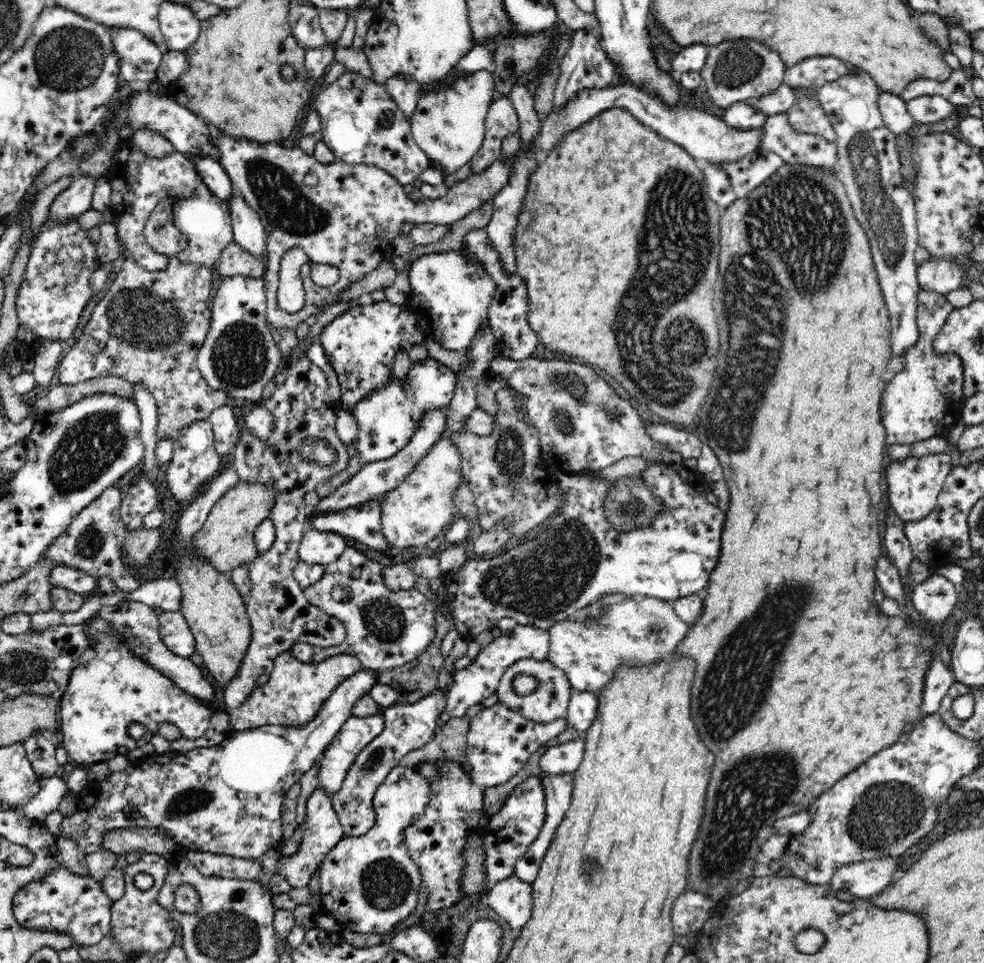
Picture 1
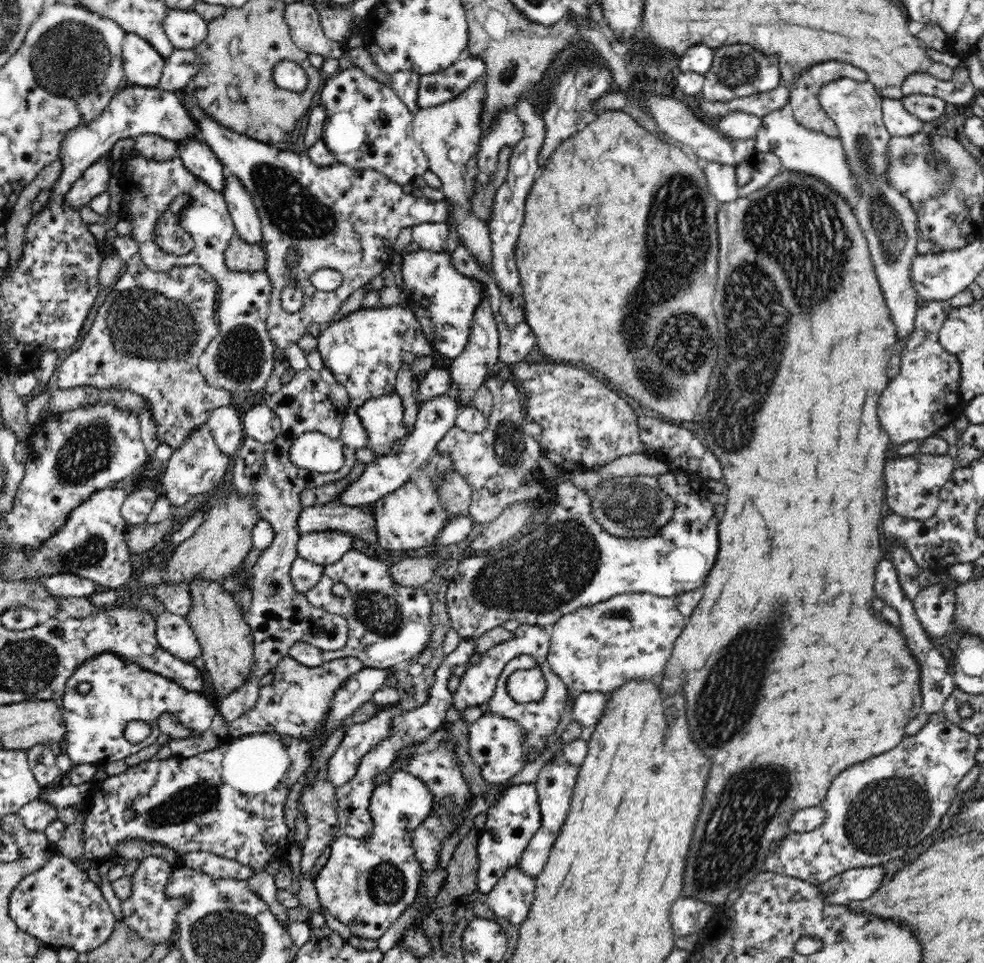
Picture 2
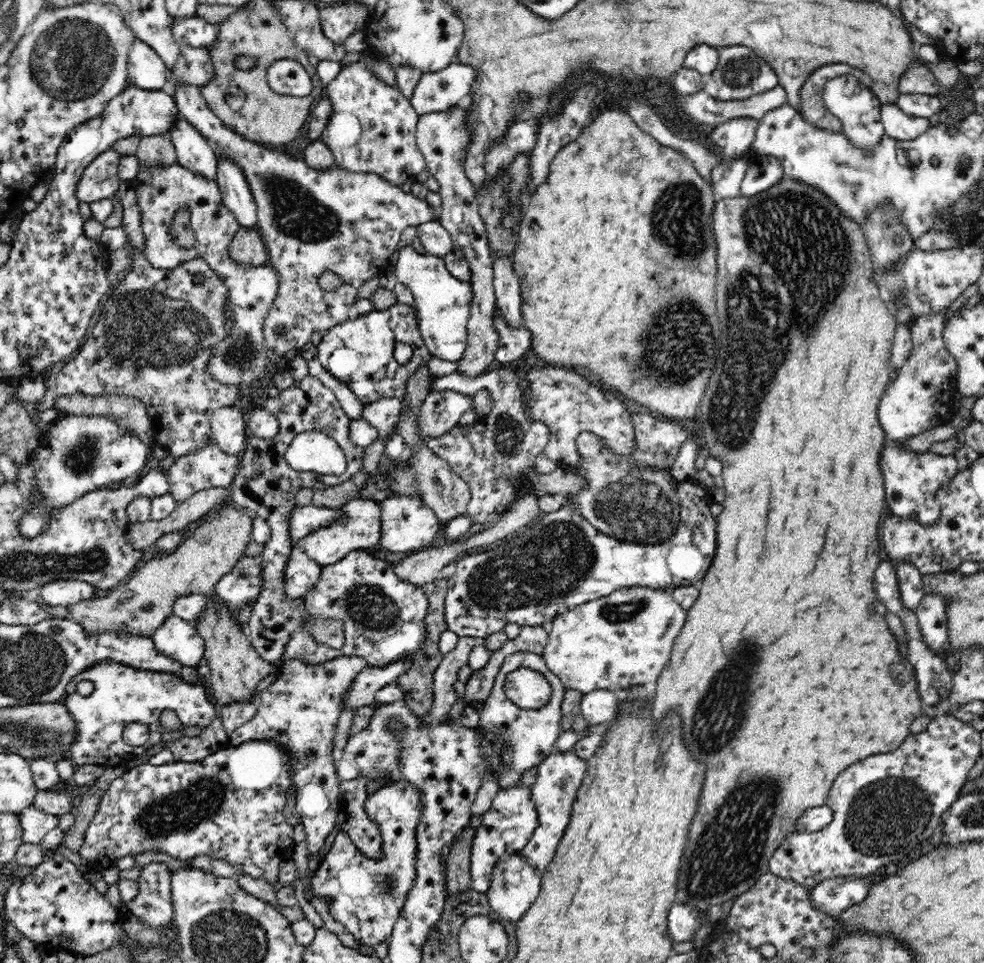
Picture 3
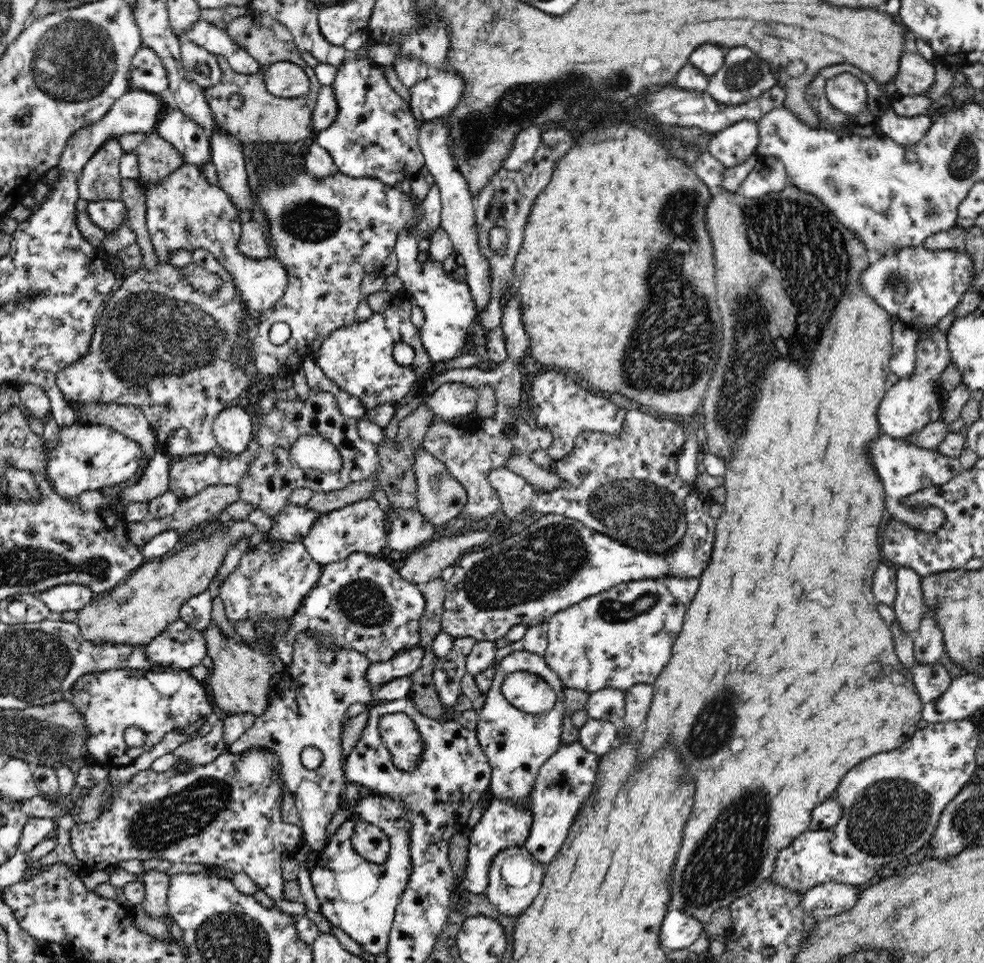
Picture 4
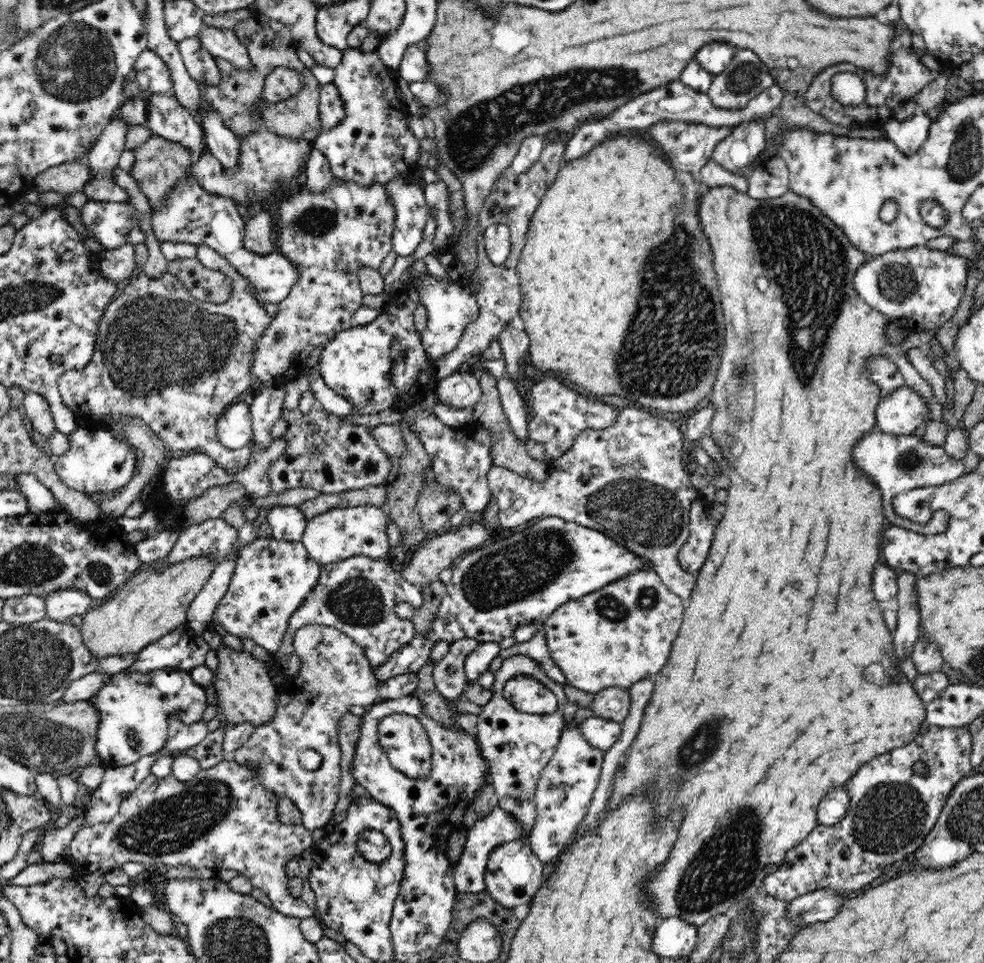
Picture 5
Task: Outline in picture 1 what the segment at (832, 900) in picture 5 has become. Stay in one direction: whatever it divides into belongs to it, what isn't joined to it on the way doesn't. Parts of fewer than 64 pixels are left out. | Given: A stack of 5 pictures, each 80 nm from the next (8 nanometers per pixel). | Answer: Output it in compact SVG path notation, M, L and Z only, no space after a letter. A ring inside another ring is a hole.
M900 857L841 865L831 877L832 892L848 890L856 898L870 898L882 892L903 871Z

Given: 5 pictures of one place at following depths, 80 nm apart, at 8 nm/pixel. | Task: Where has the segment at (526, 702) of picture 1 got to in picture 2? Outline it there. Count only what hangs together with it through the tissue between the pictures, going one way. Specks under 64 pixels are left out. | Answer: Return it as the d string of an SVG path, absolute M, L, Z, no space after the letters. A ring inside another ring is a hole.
M525 654L516 656L516 658L513 658L510 662L506 663L501 675L498 677L496 690L497 692L495 692L487 702L487 712L503 716L506 719L512 719L512 721L516 721L518 725L522 726L524 739L526 739L526 742L524 742L524 753L526 753L526 757L528 757L528 762L535 760L547 748L548 739L554 733L560 719L562 718L562 714L564 714L564 708L566 708L565 702L571 693L569 688L564 684L564 682L562 682L562 680L560 680L560 677L555 672L552 672L547 661L538 663L538 661L536 661L536 657ZM531 668L540 668L543 672L544 679L547 680L549 692L545 693L541 702L518 704L511 701L511 699L509 699L509 697L504 693L507 678L515 670L528 670Z

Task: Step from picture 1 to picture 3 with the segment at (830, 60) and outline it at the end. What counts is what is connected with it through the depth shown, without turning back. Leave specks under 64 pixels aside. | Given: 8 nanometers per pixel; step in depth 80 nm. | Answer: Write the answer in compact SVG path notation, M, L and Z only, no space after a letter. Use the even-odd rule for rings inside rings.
M842 63L828 64L816 68L800 88L800 115L808 123L821 129L841 131L838 118L828 112L822 100L822 90L828 79L846 74Z

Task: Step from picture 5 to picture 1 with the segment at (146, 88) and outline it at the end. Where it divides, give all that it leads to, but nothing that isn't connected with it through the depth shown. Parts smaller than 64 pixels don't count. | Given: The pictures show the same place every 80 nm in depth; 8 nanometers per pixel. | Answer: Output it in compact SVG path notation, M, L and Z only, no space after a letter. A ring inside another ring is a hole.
M115 27L112 39L124 80L144 86L157 78L163 52L152 40L134 28Z

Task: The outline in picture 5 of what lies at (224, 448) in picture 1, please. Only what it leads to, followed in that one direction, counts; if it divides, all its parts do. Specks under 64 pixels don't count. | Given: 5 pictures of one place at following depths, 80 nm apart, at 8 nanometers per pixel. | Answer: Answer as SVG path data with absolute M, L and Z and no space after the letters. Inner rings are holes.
M239 401L227 408L216 424L216 438L226 448L238 451L253 441L251 405Z

